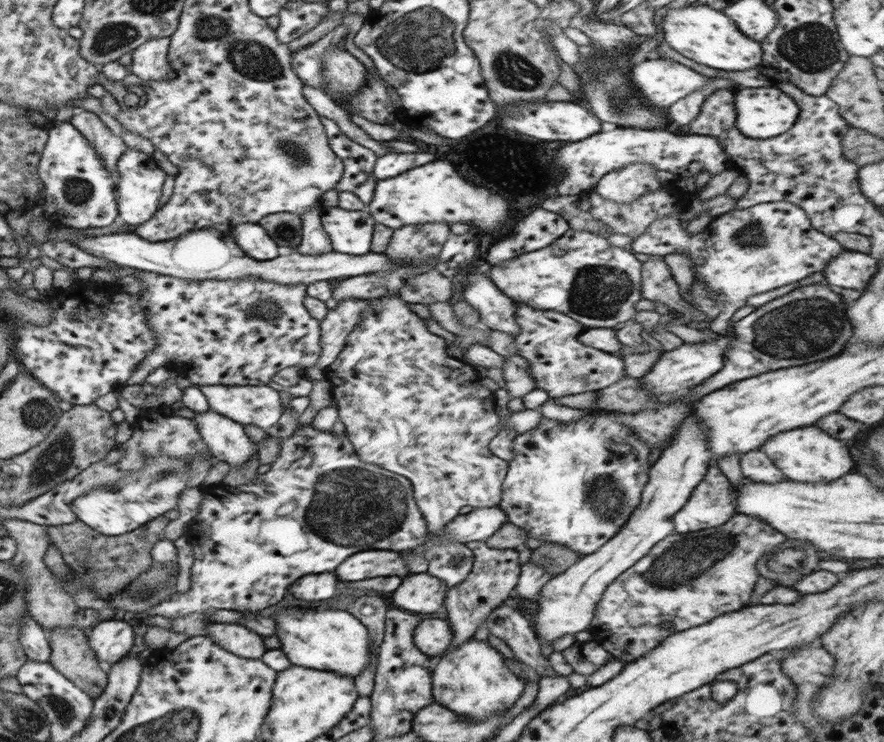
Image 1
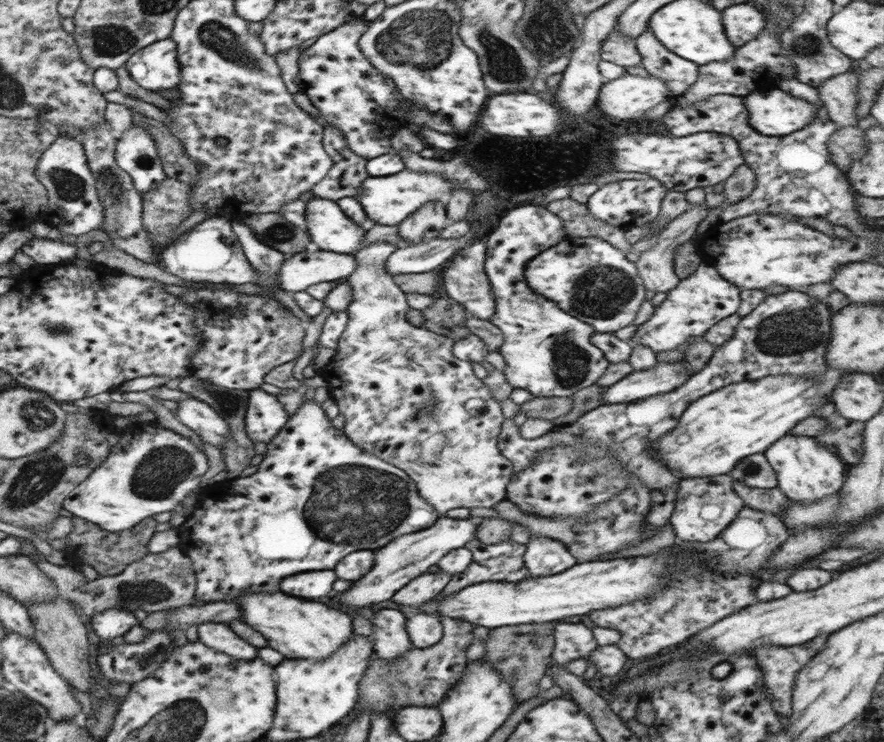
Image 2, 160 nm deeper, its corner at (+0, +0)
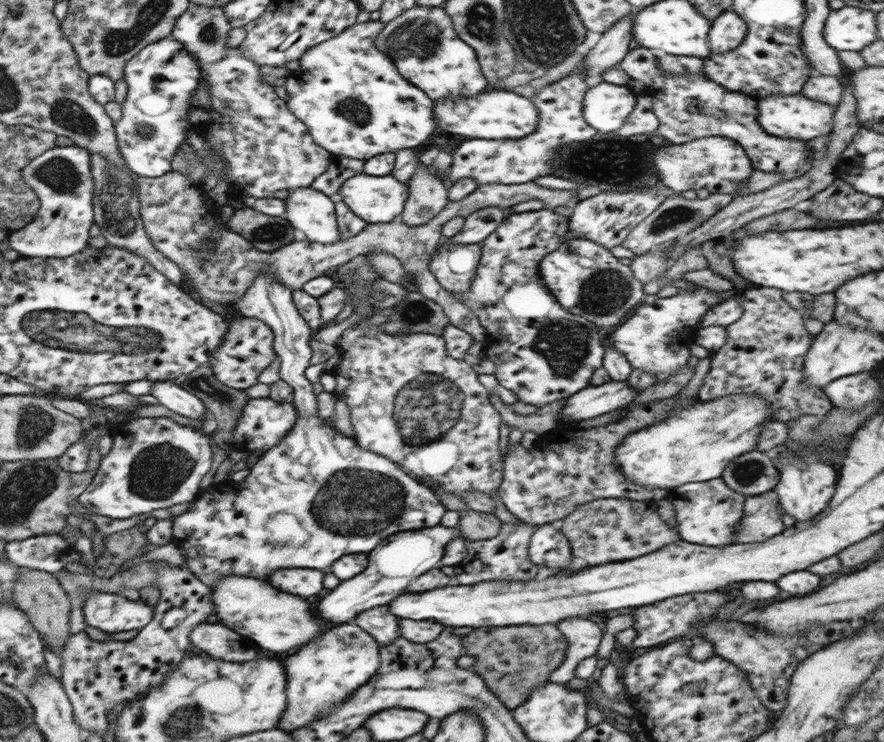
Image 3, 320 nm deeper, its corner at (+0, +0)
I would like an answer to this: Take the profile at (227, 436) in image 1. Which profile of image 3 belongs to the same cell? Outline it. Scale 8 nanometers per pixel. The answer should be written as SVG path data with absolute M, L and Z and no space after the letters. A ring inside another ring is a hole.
M174 381L153 382L151 395L159 404L163 404L182 416L204 420L207 415L205 412L208 410L205 404Z

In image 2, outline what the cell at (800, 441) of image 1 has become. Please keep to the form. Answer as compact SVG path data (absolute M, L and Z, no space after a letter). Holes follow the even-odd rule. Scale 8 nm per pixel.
M790 434L774 442L763 453L776 473L777 487L795 502L810 504L822 500L839 492L844 484L848 465L814 437Z

